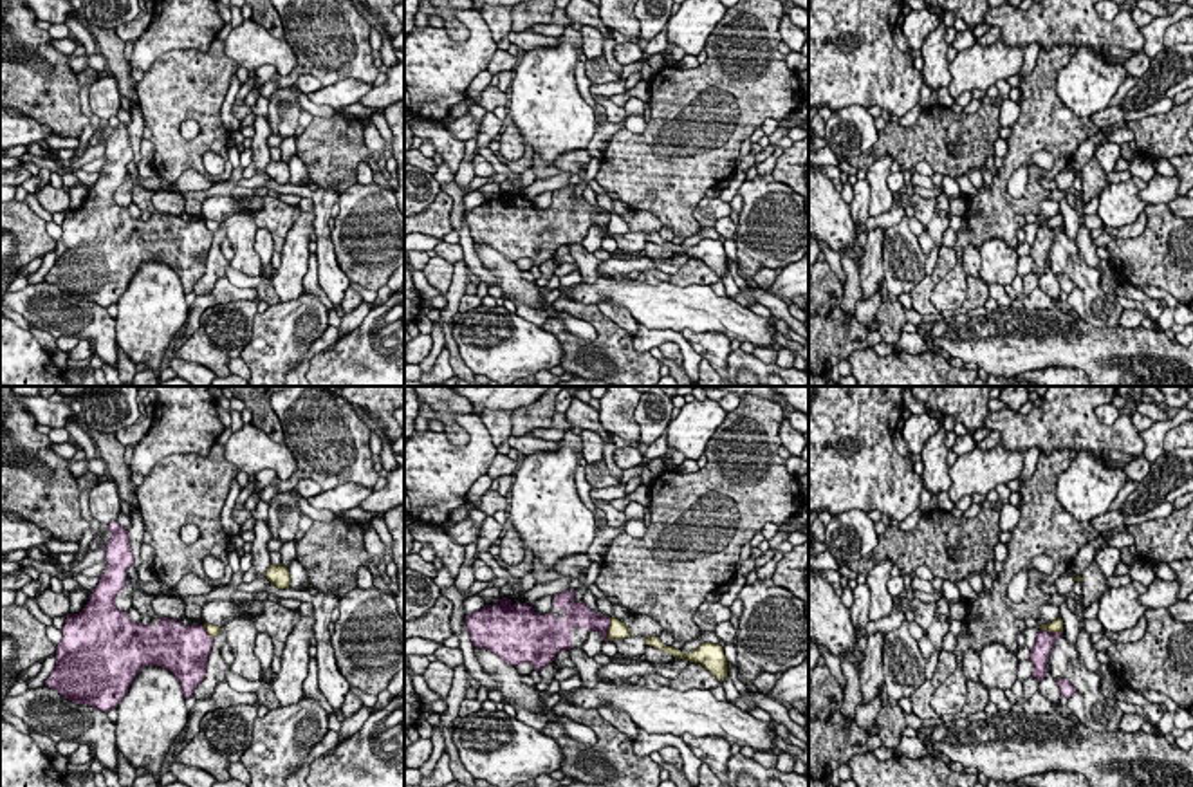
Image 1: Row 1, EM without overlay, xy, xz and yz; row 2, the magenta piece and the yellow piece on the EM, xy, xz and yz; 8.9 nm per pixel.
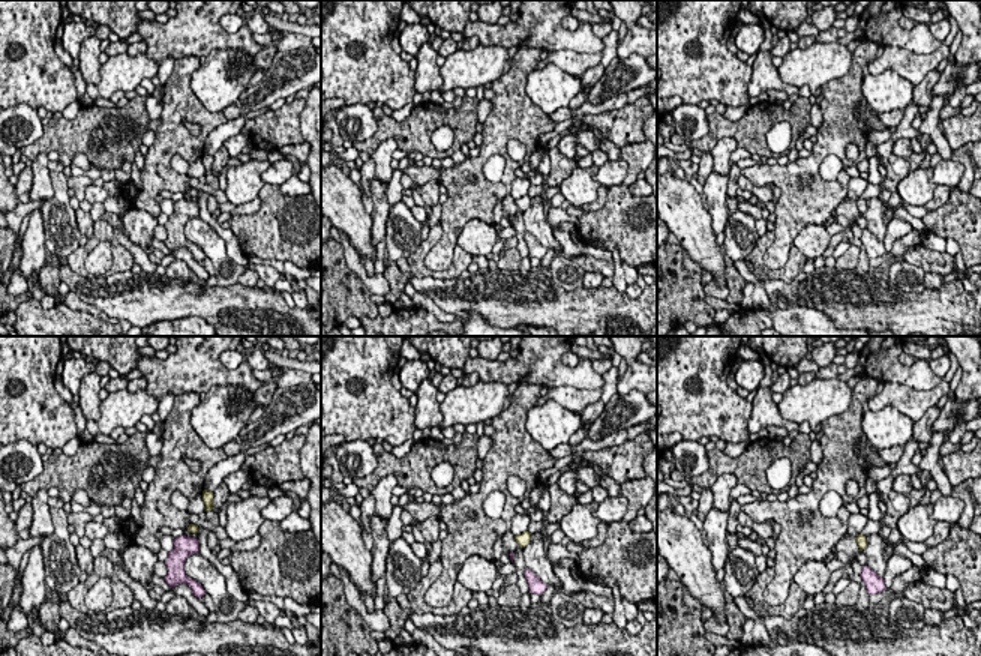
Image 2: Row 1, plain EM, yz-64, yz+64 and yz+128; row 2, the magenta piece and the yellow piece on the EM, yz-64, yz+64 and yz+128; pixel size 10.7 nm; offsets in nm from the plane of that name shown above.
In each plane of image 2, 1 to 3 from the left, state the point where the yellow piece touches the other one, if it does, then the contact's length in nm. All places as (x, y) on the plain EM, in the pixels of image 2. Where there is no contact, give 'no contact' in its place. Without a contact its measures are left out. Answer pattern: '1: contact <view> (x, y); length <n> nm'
1: no contact
2: no contact
3: no contact

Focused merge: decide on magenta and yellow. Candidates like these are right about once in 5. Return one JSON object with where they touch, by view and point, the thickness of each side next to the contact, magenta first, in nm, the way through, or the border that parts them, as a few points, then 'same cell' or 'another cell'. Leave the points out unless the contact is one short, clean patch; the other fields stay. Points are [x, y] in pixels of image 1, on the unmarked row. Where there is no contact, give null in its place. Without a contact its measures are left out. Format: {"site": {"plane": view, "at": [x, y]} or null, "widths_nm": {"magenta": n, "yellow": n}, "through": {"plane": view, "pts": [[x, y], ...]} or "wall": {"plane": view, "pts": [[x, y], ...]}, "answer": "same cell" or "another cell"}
{"site": {"plane": "xz", "at": [607, 224]}, "widths_nm": {"magenta": 190, "yellow": 160}, "answer": "another cell"}

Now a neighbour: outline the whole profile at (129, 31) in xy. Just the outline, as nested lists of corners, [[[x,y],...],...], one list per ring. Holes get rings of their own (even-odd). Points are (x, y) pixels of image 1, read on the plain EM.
[[[139,16],[128,23],[123,23],[119,27],[116,27],[116,34],[123,40],[123,42],[130,42],[130,40],[137,40],[150,25],[150,20]]]

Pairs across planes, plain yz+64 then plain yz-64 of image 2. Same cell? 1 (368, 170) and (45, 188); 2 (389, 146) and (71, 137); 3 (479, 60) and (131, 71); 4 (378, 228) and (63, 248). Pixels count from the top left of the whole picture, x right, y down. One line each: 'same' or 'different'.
1: different
2: different
3: same
4: different

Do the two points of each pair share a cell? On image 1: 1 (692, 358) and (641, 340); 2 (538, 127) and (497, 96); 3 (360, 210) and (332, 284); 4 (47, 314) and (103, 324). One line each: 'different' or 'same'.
1: same
2: different
3: different
4: same

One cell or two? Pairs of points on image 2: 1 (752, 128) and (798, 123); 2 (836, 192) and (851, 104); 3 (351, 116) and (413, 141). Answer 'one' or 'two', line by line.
1: one
2: one
3: two

